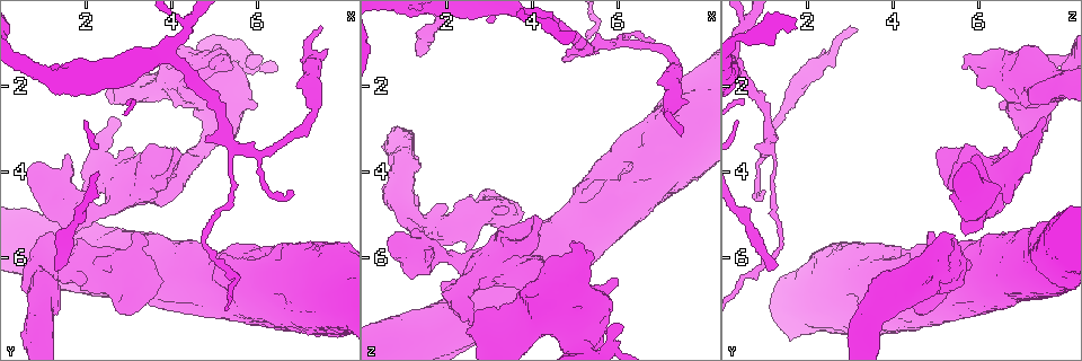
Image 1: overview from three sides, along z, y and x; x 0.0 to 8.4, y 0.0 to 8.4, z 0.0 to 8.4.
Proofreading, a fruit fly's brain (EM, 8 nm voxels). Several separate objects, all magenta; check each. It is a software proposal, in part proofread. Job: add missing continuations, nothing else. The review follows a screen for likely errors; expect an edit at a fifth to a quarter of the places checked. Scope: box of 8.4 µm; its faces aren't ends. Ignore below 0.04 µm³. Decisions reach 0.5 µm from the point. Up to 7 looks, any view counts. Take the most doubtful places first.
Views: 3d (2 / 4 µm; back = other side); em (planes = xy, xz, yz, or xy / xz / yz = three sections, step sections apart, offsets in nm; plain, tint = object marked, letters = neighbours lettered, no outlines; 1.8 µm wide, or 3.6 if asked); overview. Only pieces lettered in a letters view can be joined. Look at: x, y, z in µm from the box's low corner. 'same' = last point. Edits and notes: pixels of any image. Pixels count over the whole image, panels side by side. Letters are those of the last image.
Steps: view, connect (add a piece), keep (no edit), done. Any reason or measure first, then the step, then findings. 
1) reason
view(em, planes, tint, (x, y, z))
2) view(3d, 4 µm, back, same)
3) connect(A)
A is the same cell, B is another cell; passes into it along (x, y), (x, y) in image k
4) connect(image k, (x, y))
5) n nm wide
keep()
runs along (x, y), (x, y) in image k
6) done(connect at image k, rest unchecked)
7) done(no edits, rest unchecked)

view(3d, 4 µm, (3.95, 4.00, 5.15))

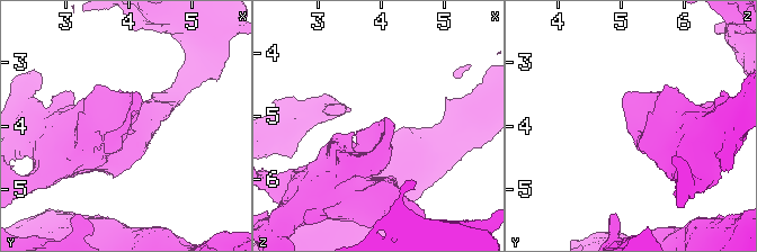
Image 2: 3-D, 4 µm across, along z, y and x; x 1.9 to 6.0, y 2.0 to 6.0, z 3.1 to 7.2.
view(em, 3.6 µm, yz, step 16, tint, (3.95, 3.95, 5.10))

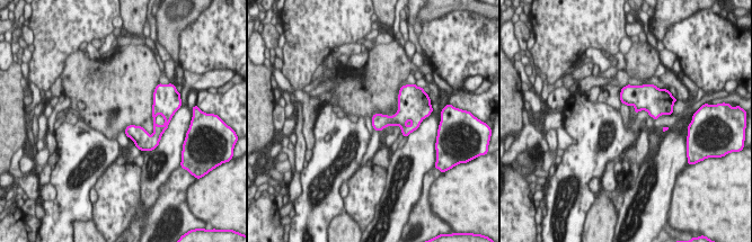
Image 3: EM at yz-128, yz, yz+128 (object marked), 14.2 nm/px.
view(em, 3.6 µm, planes, letters, same)

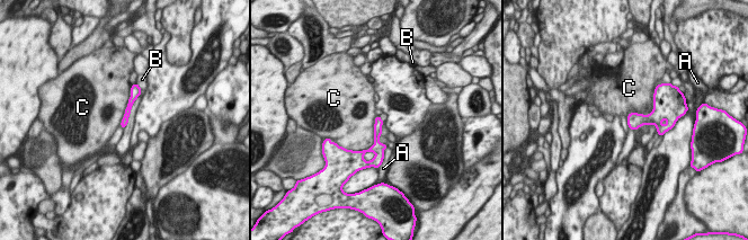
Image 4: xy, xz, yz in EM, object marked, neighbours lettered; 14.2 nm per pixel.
100 nm wide
keep()
A, B and C are other cells; border along (655, 88), (653, 108), (626, 117) in image 4; none of them fits

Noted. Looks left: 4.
thick end
view(em, 3.6 µm, planes, plain, (2.70, 7.20, 4.65))

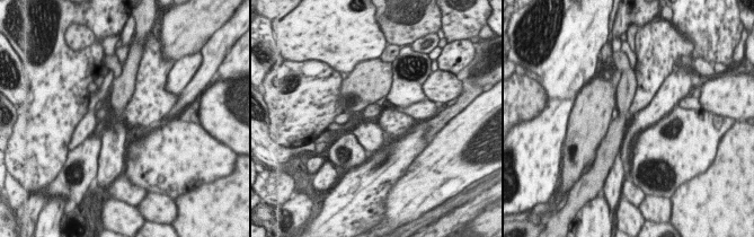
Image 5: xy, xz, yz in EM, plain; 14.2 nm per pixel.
view(em, 3.6 µm, planes, letters, same)

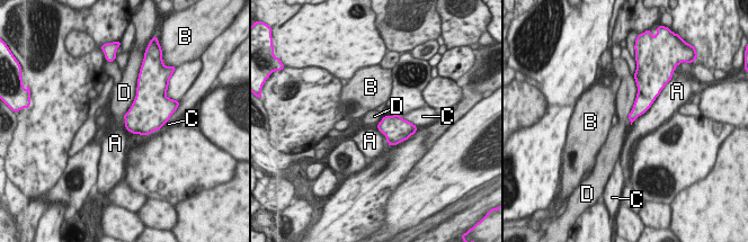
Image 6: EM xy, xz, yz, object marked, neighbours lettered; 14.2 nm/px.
keep()
A, B, C and D are other cells; border along (136, 88), (124, 125) in image 6; none of them fits

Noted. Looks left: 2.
done(no edits, rest unchecked)

